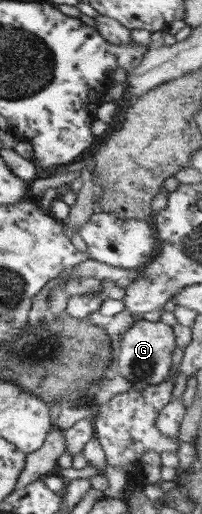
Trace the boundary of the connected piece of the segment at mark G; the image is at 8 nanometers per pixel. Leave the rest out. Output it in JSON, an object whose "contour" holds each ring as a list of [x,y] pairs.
{"contour":[[[143,318],[133,320],[117,344],[119,350],[116,351],[116,372],[133,385],[129,390],[139,391],[148,385],[161,383],[169,377],[172,354],[176,348],[171,326],[160,321],[149,322]]]}

